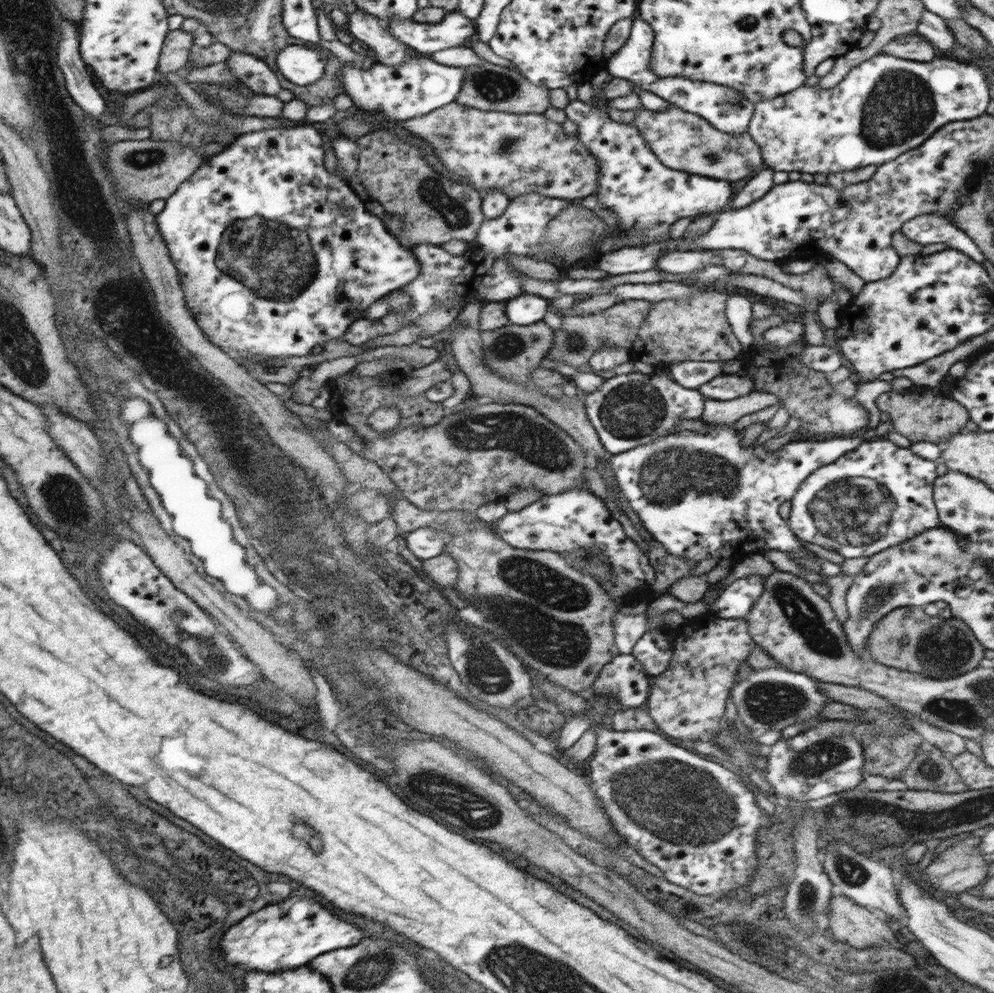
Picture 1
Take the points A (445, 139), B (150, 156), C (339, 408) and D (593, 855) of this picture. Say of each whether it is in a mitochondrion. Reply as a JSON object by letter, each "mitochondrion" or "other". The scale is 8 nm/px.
{"A":"mitochondrion","B":"mitochondrion","C":"other","D":"other"}

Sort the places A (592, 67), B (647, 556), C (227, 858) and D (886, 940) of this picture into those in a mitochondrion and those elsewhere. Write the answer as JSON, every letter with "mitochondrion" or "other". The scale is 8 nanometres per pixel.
{"A":"other","B":"other","C":"other","D":"other"}

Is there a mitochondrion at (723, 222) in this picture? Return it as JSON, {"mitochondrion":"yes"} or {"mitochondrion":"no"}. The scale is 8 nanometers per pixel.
{"mitochondrion":"no"}

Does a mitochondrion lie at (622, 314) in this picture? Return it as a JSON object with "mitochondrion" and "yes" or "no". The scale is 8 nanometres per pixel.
{"mitochondrion":"no"}

